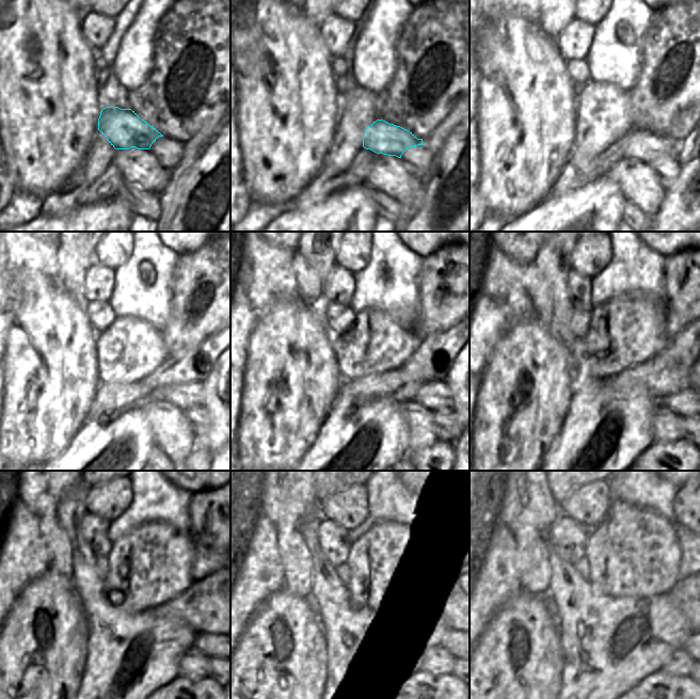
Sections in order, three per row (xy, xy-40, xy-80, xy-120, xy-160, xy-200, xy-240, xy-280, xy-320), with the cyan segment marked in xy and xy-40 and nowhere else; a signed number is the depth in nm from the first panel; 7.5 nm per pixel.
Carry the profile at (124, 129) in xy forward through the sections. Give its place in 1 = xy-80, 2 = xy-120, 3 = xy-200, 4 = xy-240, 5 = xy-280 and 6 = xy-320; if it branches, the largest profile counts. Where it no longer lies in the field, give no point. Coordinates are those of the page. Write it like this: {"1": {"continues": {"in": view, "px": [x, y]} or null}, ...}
{"1": {"continues": {"in": "xy-80", "px": [642, 145]}}, "2": {"continues": {"in": "xy-120", "px": [184, 396]}}, "3": {"continues": {"in": "xy-200", "px": [686, 402]}}, "4": {"continues": {"in": "xy-240", "px": [208, 644]}}, "5": {"continues": {"in": "xy-280", "px": [447, 644]}}, "6": {"continues": {"in": "xy-320", "px": [686, 647]}}}

